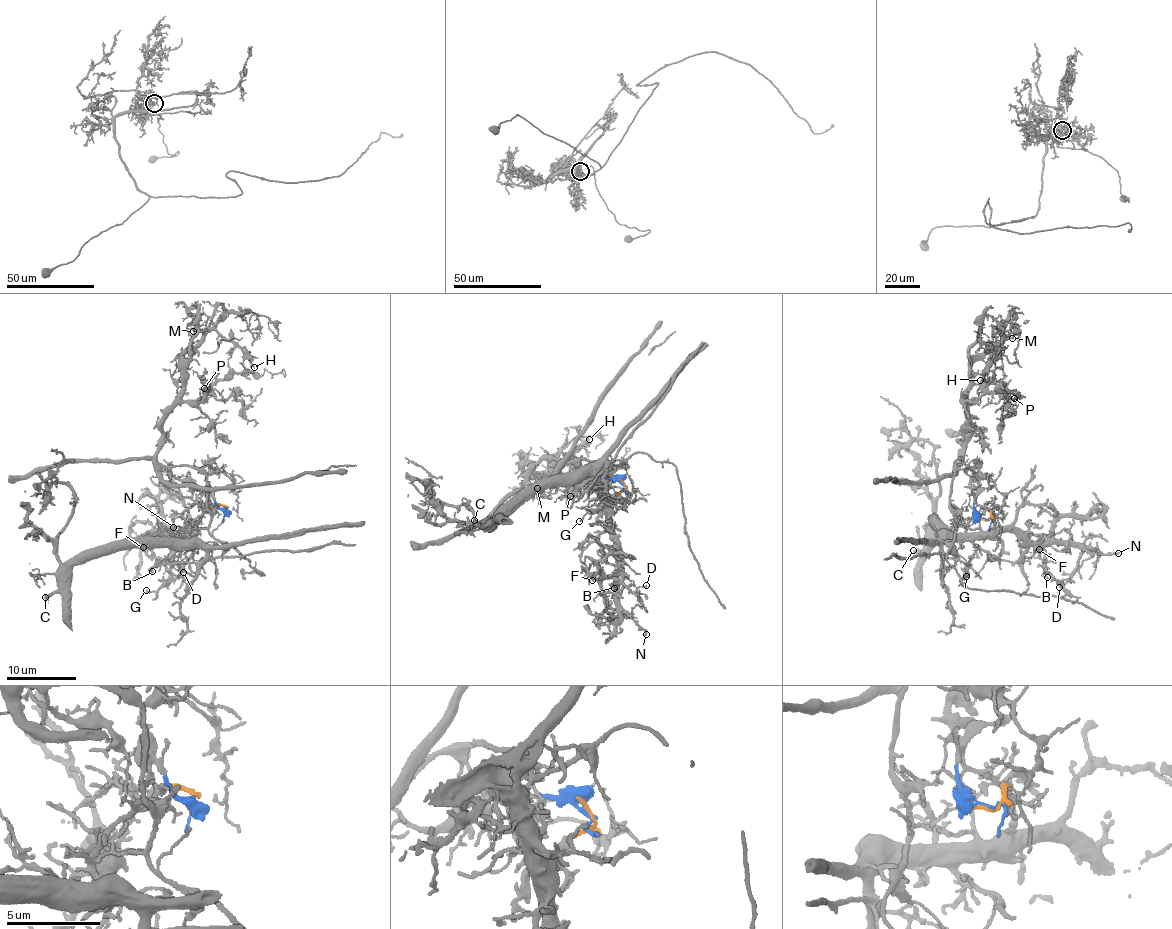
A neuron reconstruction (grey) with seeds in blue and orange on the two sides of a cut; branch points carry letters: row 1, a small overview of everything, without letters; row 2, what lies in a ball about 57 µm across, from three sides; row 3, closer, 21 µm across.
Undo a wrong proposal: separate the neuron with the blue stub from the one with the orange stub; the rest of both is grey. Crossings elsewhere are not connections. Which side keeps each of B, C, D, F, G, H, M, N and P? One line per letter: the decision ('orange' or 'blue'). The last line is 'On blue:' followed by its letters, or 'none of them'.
B: orange
C: orange
D: orange
F: orange
G: orange
H: blue
M: blue
N: orange
P: blue
On blue: H, M, P

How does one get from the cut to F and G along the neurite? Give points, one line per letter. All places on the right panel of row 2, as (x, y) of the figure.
F: (981, 520), (991, 511), (995, 529), (1013, 531), (1023, 540), (1026, 551), (1022, 561), (1039, 550)
G: (981, 520), (990, 516), (991, 511), (995, 518), (992, 527), (974, 542), (975, 554), (961, 578), (966, 576)

